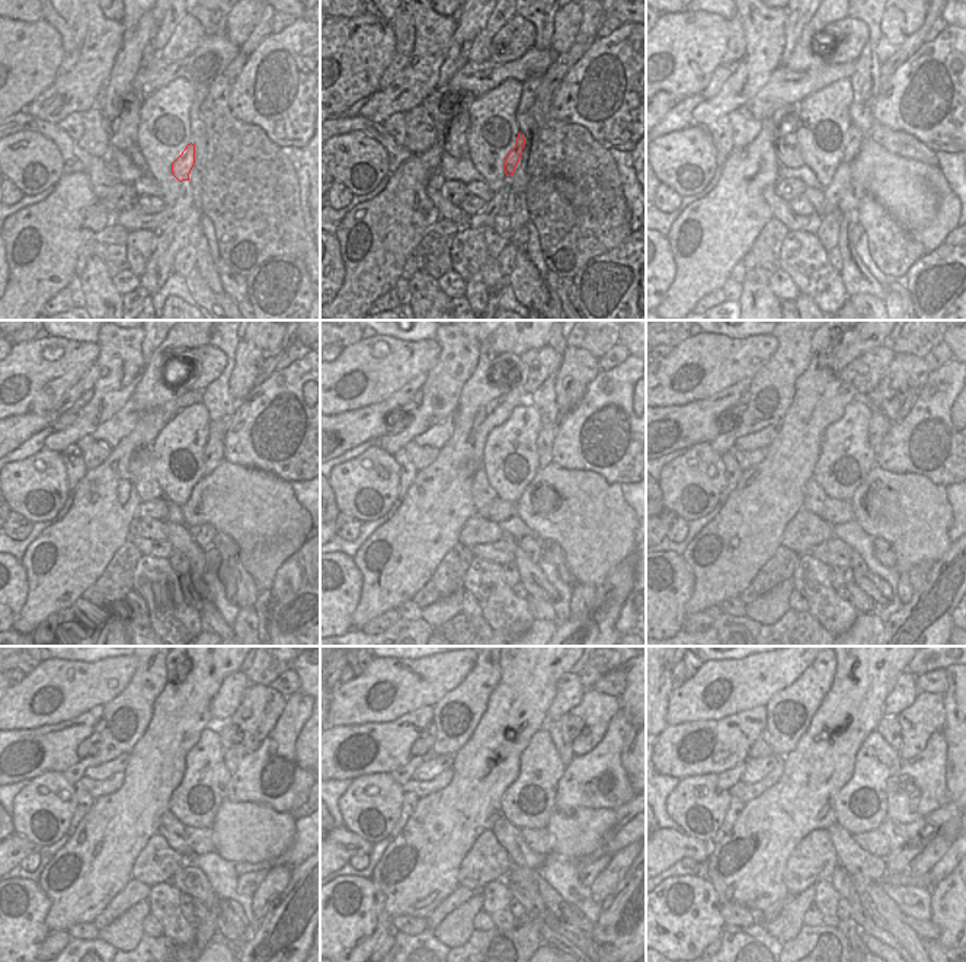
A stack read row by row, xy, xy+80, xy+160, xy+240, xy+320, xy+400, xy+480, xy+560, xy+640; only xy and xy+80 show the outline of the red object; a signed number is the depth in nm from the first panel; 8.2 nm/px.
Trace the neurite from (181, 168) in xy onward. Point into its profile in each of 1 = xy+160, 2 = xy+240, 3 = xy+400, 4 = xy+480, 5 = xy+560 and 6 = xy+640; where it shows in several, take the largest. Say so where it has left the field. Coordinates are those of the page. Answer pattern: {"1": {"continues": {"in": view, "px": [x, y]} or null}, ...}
{"1": {"continues": {"in": "xy+160", "px": [854, 136]}}, "2": {"continues": {"in": "xy+240", "px": [213, 456]}}, "3": {"continues": {"in": "xy+400", "px": [879, 424]}}, "4": {"continues": {"in": "xy+480", "px": [230, 740]}}, "5": {"continues": {"in": "xy+560", "px": [557, 729]}}, "6": {"continues": {"in": "xy+640", "px": [889, 728]}}}

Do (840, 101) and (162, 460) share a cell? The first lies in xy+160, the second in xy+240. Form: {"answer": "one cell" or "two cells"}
{"answer": "one cell"}

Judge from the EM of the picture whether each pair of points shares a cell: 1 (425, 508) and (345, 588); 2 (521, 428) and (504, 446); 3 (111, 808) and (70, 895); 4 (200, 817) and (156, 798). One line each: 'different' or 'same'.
1: different
2: same
3: same
4: different

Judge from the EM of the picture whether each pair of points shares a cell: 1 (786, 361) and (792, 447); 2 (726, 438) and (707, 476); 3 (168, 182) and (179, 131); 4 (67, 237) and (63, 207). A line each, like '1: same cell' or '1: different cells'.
1: different cells
2: different cells
3: same cell
4: same cell

